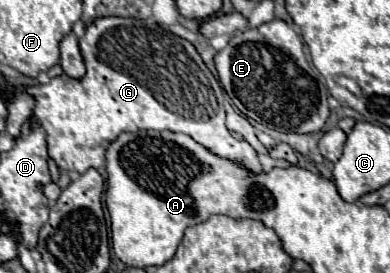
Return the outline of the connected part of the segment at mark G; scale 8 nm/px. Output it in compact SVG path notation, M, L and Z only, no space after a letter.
M101 17L85 29L79 45L87 65L87 73L83 79L71 79L67 75L61 75L51 79L51 83L47 85L33 85L27 89L27 93L31 93L37 101L33 117L47 131L49 157L57 163L59 169L85 173L91 167L103 167L107 145L113 143L121 133L153 129L185 133L201 143L205 149L209 149L213 155L229 159L245 167L249 173L259 175L261 163L255 149L247 141L235 139L225 127L225 109L223 99L217 95L217 85L213 83L215 77L189 41L161 29L153 21L141 21L131 17Z

